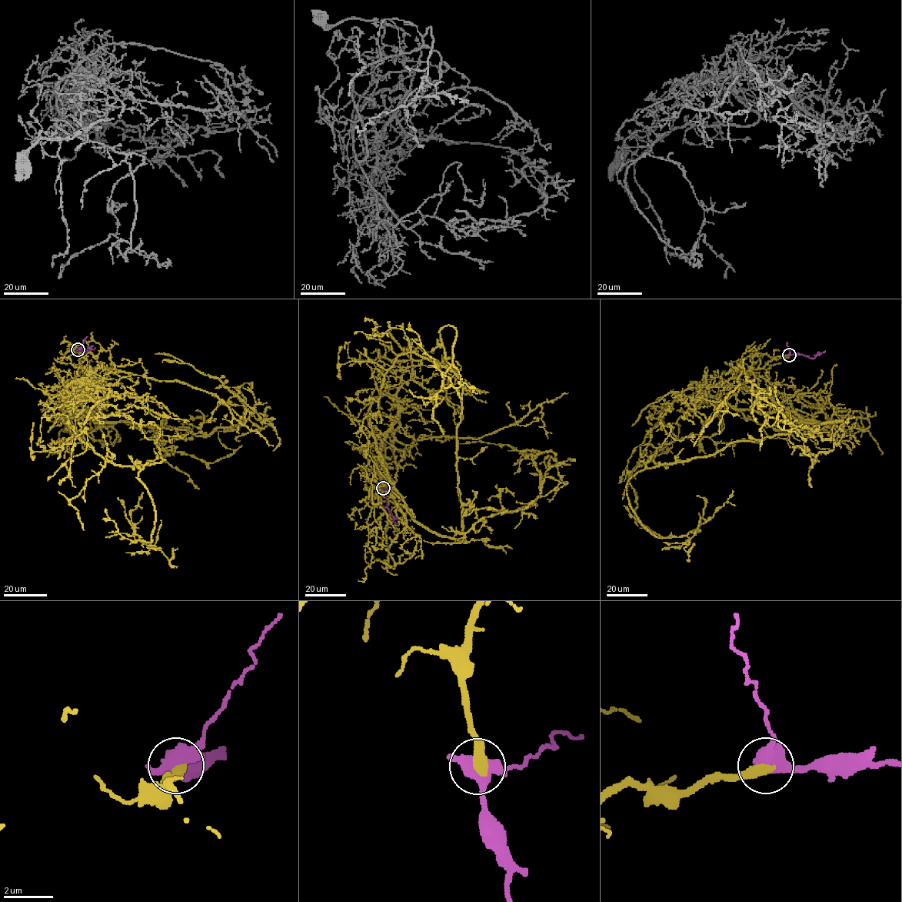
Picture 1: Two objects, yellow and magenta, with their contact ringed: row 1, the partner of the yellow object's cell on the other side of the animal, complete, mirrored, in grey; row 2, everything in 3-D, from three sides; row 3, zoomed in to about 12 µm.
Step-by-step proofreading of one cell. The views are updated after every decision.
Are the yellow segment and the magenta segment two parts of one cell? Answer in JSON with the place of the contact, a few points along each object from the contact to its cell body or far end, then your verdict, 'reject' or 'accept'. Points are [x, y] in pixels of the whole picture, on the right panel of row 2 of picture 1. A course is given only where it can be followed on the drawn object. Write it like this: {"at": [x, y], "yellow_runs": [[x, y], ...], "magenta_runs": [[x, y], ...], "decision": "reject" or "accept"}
{"at": [789, 355], "yellow_runs": [[789, 354], [723, 384], [841, 427], [825, 422], [812, 436], [791, 423], [757, 396], [747, 359]], "magenta_runs": [[789, 354], [802, 354], [813, 359], [825, 351]], "decision": "reject"}

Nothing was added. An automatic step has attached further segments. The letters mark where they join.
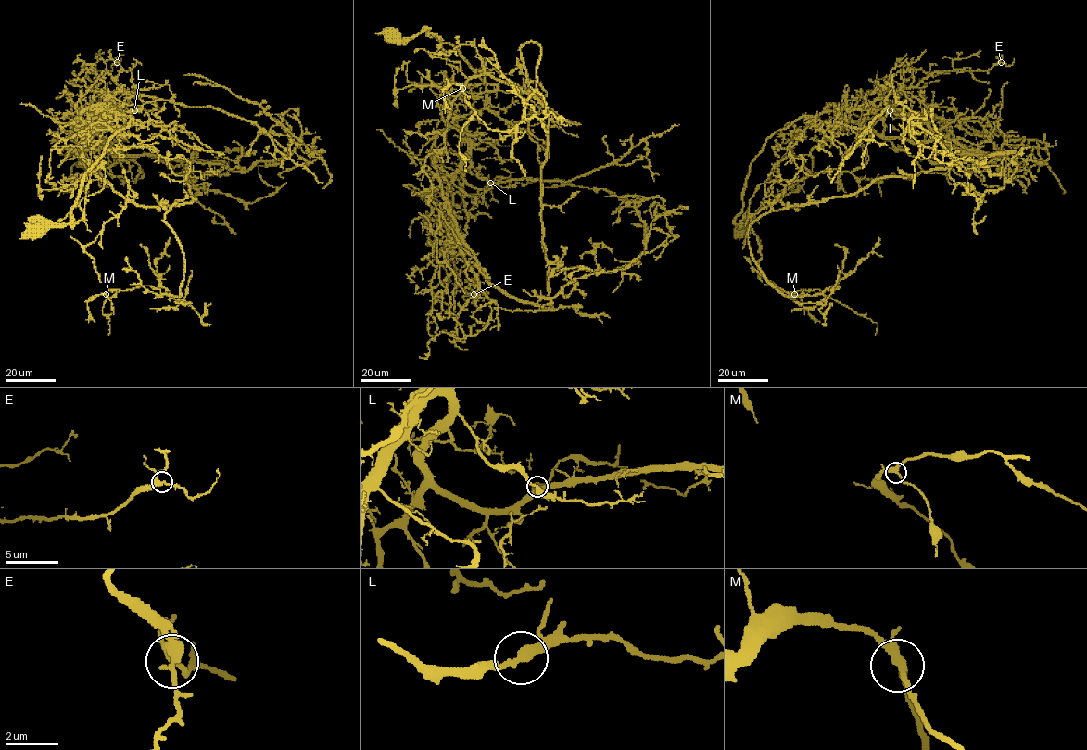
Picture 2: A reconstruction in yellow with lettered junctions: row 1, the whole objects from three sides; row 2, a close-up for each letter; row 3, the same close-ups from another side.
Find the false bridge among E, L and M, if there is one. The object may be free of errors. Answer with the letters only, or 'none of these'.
none of these

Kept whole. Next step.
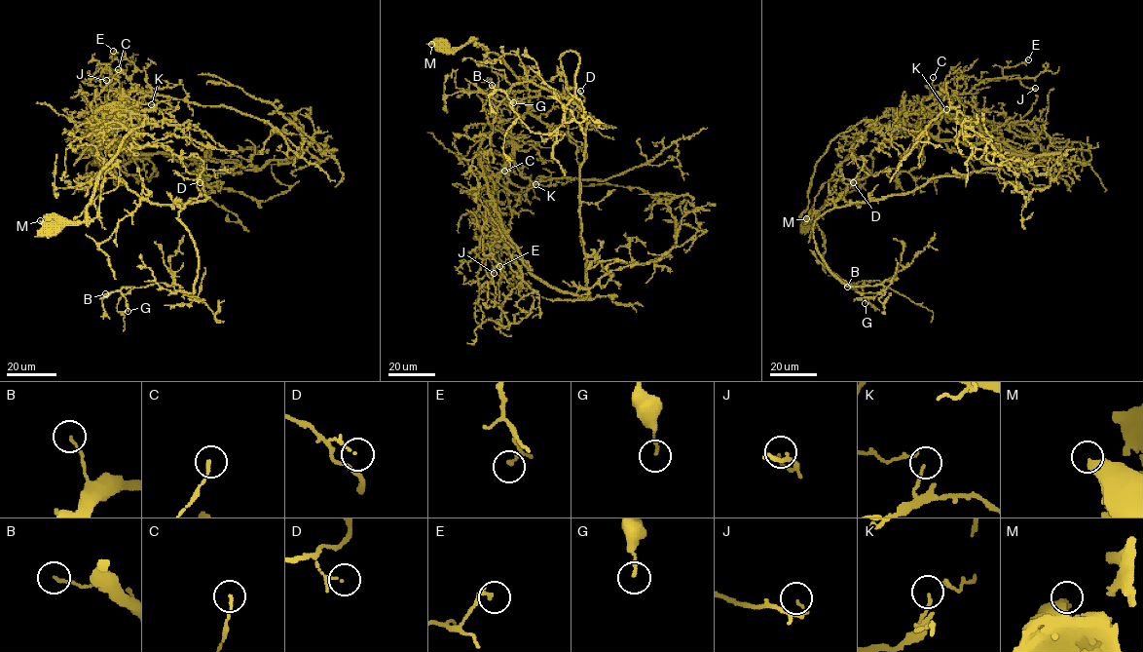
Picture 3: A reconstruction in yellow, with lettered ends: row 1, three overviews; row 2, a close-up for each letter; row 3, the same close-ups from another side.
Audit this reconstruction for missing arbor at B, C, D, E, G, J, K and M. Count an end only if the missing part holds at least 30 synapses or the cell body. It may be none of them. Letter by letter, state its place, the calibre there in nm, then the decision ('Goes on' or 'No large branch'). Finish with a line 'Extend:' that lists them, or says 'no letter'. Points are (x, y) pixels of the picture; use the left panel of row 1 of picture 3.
B: Place: (105, 293). Thickness 110 nm. No large branch
C: Place: (118, 69). Thickness 120 nm. No large branch
D: Place: (200, 182). Thickness 60 nm. No large branch
E: Place: (113, 51). Thickness 110 nm. No large branch
G: Place: (128, 311). Thickness 120 nm. No large branch
J: Place: (106, 80). Thickness 110 nm. No large branch
K: Place: (151, 104). Thickness 80 nm. No large branch
M: Place: (40, 220). Thickness 480 nm. No large branch
Extend: no letter

